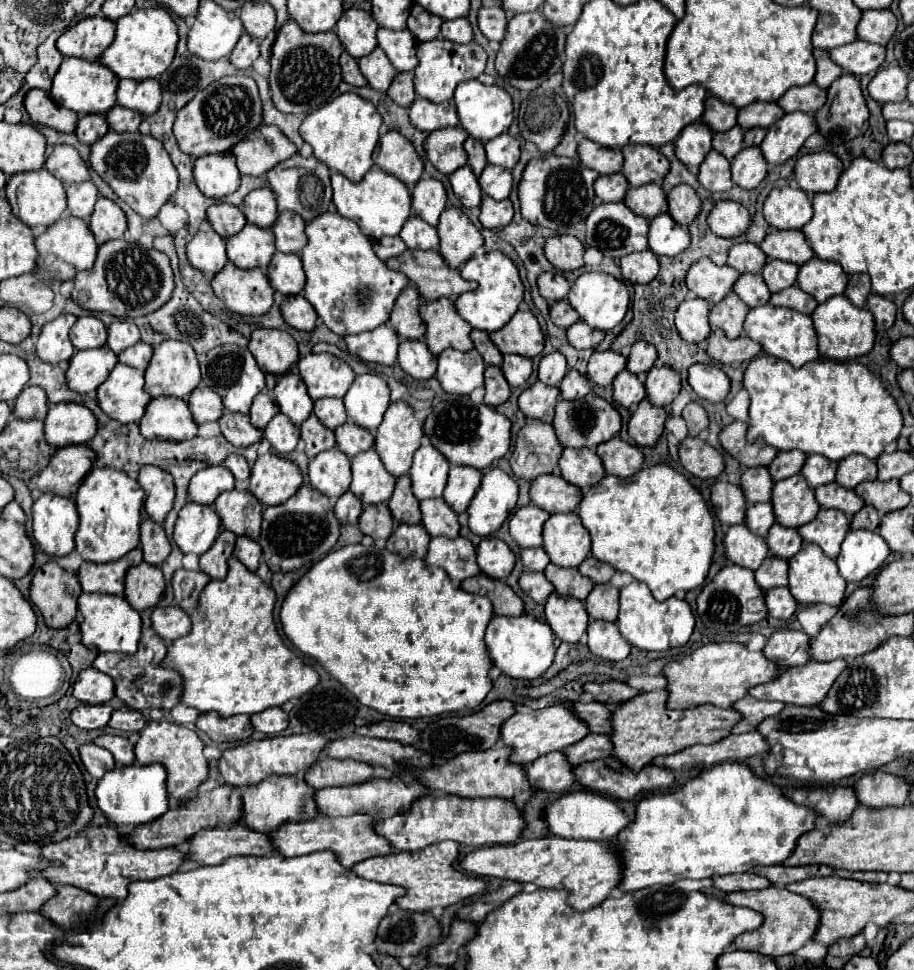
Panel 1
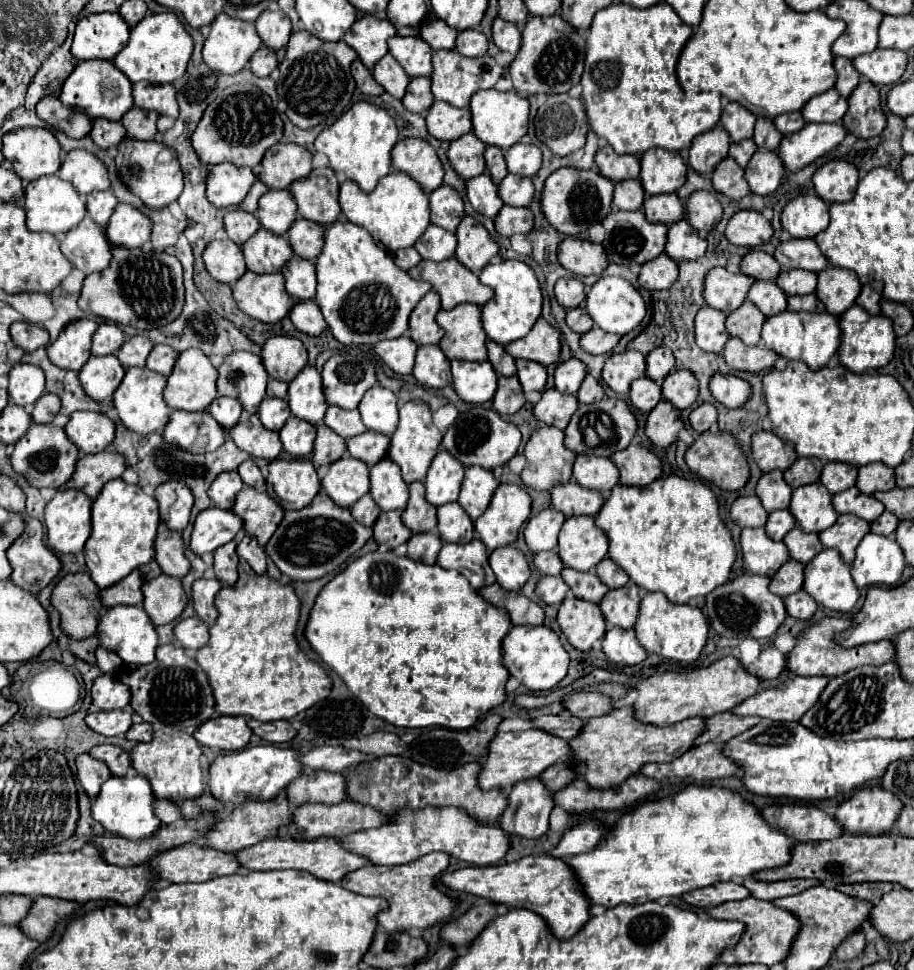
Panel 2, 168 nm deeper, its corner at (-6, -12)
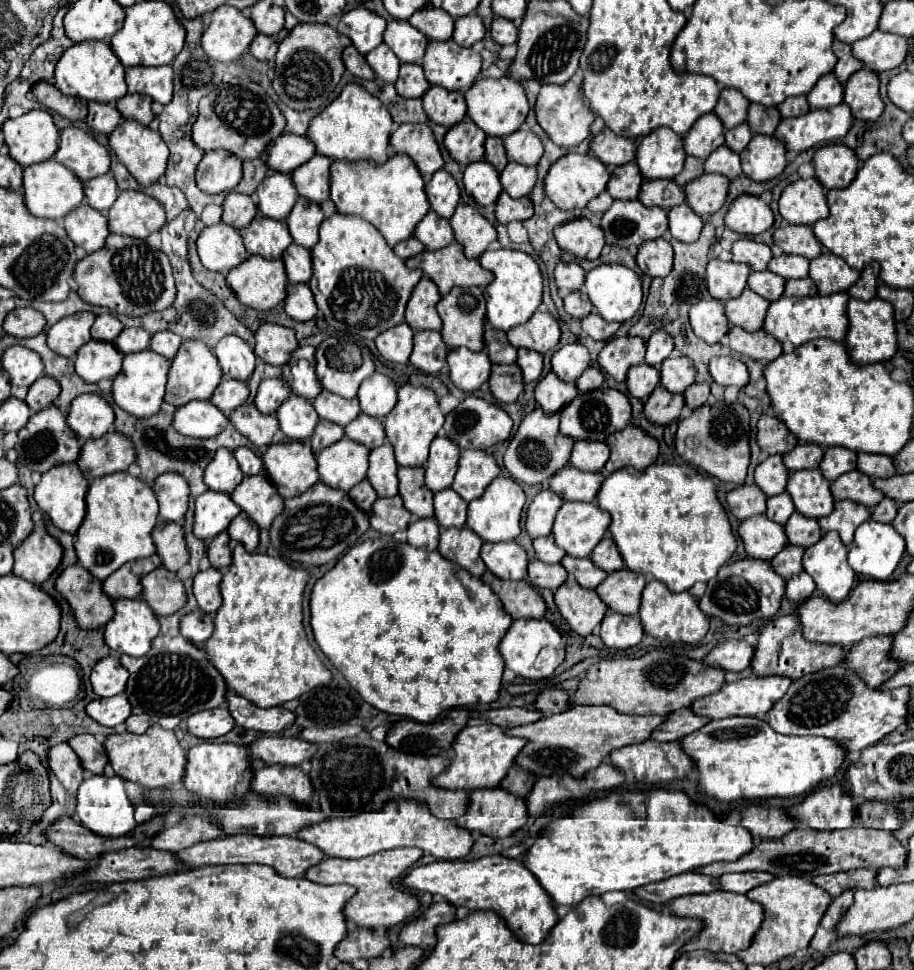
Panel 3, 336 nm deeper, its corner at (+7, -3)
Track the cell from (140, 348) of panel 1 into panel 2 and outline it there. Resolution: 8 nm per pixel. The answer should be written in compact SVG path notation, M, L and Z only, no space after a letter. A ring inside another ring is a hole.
M155 345L151 355L149 355L149 359L147 359L147 367L157 371L157 373L163 373L165 377L169 377L177 357L179 357L179 351L175 351L173 347L169 347L169 345Z

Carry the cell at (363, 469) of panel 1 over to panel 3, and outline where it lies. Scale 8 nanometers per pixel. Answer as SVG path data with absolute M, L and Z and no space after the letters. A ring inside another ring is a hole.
M382 444L382 446L370 450L366 478L370 480L370 484L378 492L378 496L398 494L396 470L398 470L398 466L396 466L394 450L390 444Z

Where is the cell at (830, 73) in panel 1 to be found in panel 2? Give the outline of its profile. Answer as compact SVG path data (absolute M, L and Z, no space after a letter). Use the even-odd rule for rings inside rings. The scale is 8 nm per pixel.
M835 57L835 71L837 71L835 89L839 89L839 93L843 93L843 97L849 97L851 91L861 81L859 71L855 71L851 59L847 59L847 57Z

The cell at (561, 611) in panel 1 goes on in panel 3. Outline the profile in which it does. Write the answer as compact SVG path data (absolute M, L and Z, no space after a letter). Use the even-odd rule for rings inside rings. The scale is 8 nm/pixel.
M568 578L554 592L554 602L570 630L580 636L590 634L606 614L606 604L598 598L598 594L582 588L574 578Z

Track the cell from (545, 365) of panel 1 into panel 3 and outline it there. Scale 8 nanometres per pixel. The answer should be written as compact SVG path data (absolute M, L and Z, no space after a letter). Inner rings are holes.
M574 342L574 344L562 346L560 350L556 350L550 362L558 378L566 382L574 382L580 376L580 372L588 368L590 356L588 356L588 350L580 342Z

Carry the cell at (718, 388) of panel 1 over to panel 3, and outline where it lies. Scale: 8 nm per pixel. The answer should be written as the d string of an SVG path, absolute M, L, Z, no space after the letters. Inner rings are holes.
M720 356L714 358L708 366L710 376L714 378L716 384L720 386L738 386L744 388L748 384L748 372L746 372L746 364L738 358L730 358L730 356Z

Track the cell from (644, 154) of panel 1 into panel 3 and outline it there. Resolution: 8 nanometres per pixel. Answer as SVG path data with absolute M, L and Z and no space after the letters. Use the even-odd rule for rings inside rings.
M656 128L638 142L636 164L642 178L674 178L684 166L682 138L670 128Z

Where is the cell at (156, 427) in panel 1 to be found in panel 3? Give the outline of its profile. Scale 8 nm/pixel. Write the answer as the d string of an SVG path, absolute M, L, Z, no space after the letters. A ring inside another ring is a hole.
M188 402L174 412L172 424L182 436L210 438L218 436L228 426L228 418L212 402Z

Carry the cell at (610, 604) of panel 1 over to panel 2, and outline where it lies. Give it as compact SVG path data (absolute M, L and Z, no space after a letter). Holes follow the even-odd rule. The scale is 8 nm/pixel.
M625 585L621 589L613 589L603 597L599 603L607 623L631 629L635 627L637 615L639 615L639 605L641 605L641 589L637 585Z

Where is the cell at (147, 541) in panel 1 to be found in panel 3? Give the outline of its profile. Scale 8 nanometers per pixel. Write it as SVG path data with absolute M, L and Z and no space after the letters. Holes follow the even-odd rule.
M158 520L152 532L152 538L154 538L156 554L160 556L162 564L168 570L178 572L178 568L182 568L188 562L188 548L186 548L184 532L180 524Z

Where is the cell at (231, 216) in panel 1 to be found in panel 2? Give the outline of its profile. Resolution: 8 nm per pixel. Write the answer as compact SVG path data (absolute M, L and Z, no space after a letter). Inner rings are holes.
M231 209L229 213L225 213L225 231L227 235L237 243L243 245L259 227L259 219L253 213L247 213L243 209Z

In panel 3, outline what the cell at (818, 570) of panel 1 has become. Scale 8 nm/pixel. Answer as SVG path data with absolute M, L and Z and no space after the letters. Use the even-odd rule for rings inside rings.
M826 532L818 544L804 552L804 572L812 576L816 588L832 602L842 602L854 584L854 572L846 562L848 548L842 546L838 532Z

